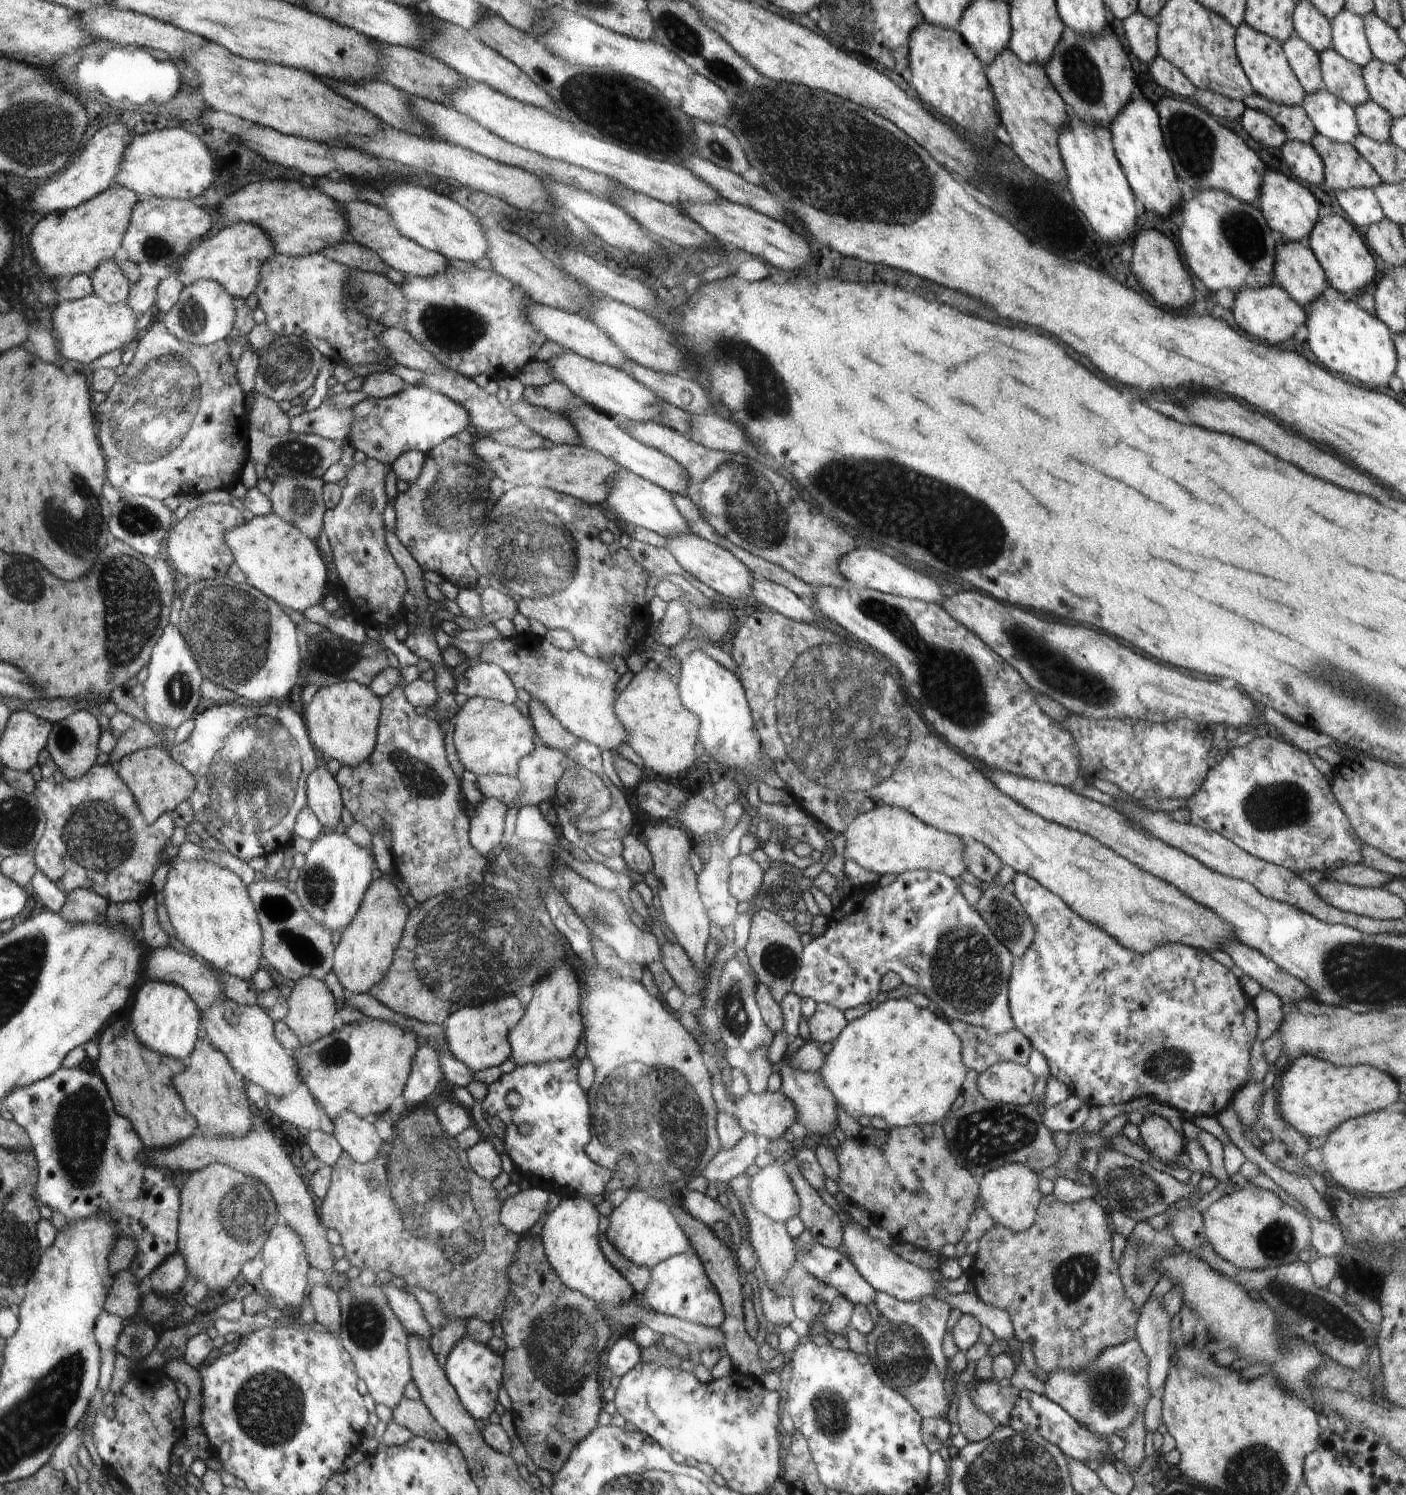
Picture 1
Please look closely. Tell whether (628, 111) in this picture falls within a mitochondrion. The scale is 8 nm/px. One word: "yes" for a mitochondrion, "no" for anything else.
yes

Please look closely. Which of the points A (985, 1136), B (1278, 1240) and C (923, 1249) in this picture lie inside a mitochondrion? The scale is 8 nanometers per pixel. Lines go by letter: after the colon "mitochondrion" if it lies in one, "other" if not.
A: mitochondrion
B: mitochondrion
C: other

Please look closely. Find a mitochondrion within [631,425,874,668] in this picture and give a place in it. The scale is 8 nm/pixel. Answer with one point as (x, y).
(750, 505)

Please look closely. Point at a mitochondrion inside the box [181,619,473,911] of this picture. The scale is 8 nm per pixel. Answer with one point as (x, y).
(252, 786)

